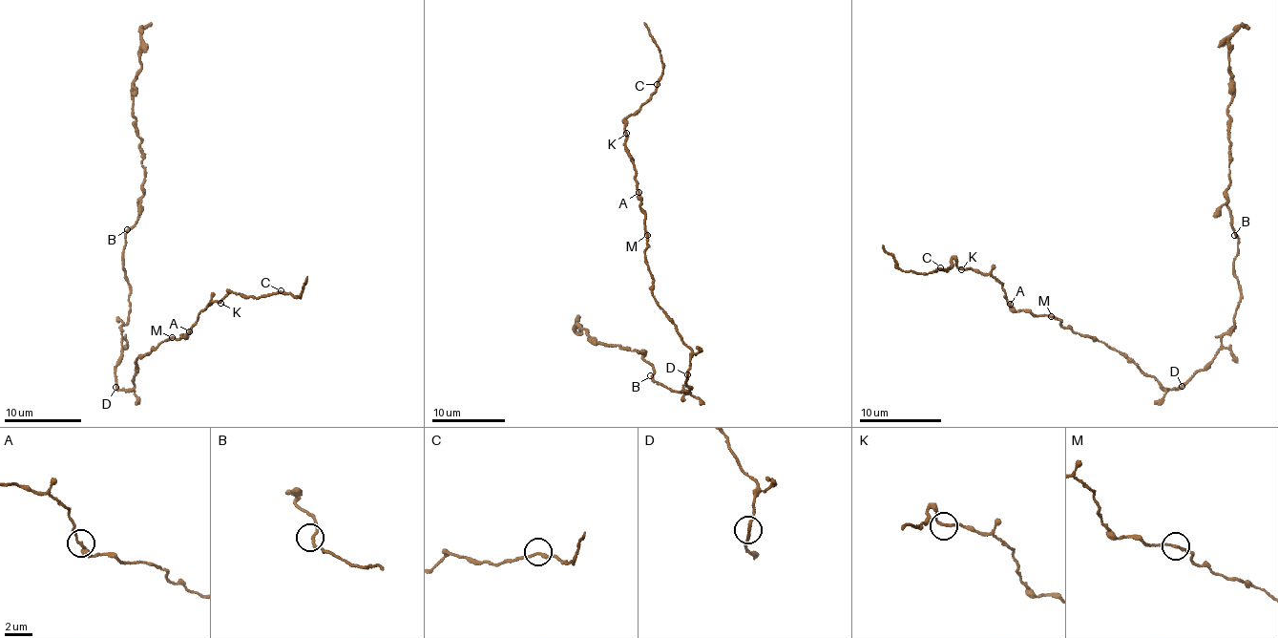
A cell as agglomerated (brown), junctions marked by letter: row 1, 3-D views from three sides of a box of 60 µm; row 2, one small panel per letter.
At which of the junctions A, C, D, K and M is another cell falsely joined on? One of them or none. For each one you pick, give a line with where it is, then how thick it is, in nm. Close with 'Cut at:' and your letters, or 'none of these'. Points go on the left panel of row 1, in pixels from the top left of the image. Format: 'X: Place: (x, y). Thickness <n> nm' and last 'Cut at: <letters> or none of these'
D: Place: (115, 387). Thickness 180 nm
Cut at: D

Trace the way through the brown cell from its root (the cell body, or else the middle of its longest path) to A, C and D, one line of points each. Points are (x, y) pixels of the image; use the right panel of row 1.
A: (1167, 389), (1100, 341), (1074, 333), (1052, 316), (1016, 311), (1009, 303)
C: (1167, 389), (1058, 319), (1016, 311), (992, 276), (961, 269), (953, 258), (947, 271), (940, 267)
D: (1167, 389), (1181, 389), (1182, 386)

